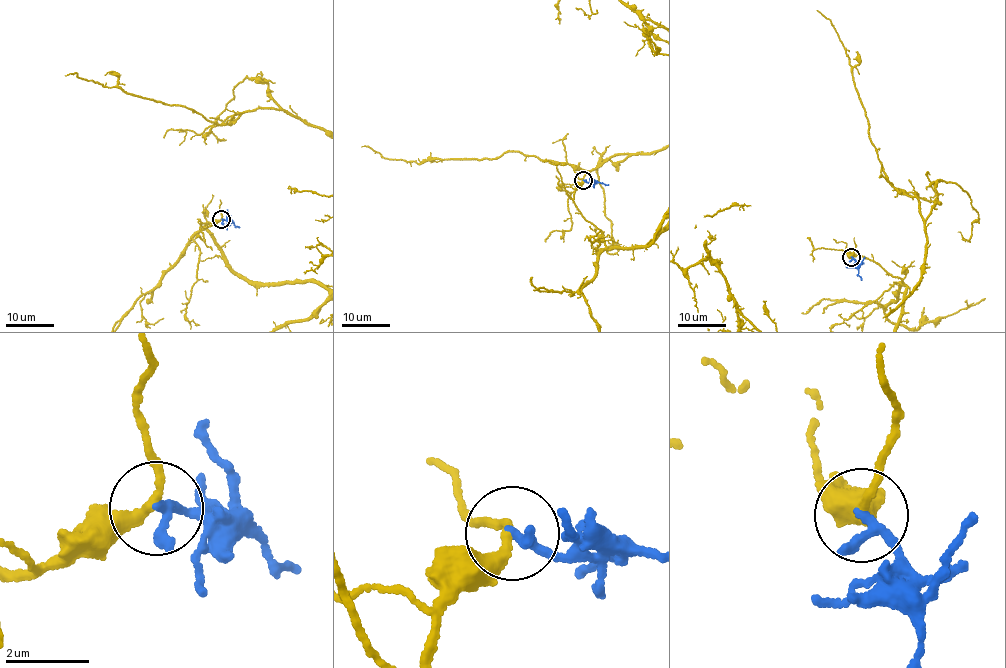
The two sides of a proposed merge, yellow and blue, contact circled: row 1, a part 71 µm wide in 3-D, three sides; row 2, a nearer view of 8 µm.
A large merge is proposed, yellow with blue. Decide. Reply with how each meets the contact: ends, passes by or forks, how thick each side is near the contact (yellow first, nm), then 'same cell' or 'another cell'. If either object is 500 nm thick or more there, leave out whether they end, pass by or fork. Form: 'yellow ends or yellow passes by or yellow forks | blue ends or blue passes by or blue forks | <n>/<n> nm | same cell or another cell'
yellow passes by | blue passes by | 220/190 nm | another cell

